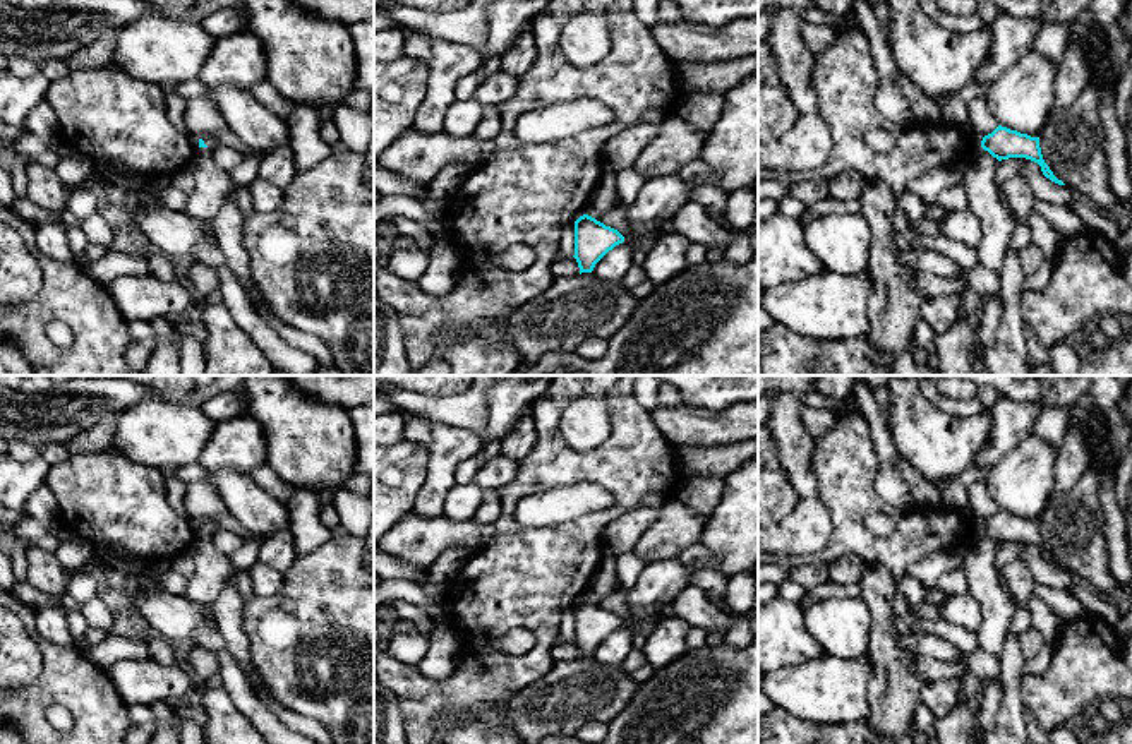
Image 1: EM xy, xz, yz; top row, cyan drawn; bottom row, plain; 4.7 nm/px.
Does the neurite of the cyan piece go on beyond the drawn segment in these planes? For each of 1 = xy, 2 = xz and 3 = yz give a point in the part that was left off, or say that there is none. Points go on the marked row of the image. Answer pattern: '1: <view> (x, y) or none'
1: none
2: none
3: none

